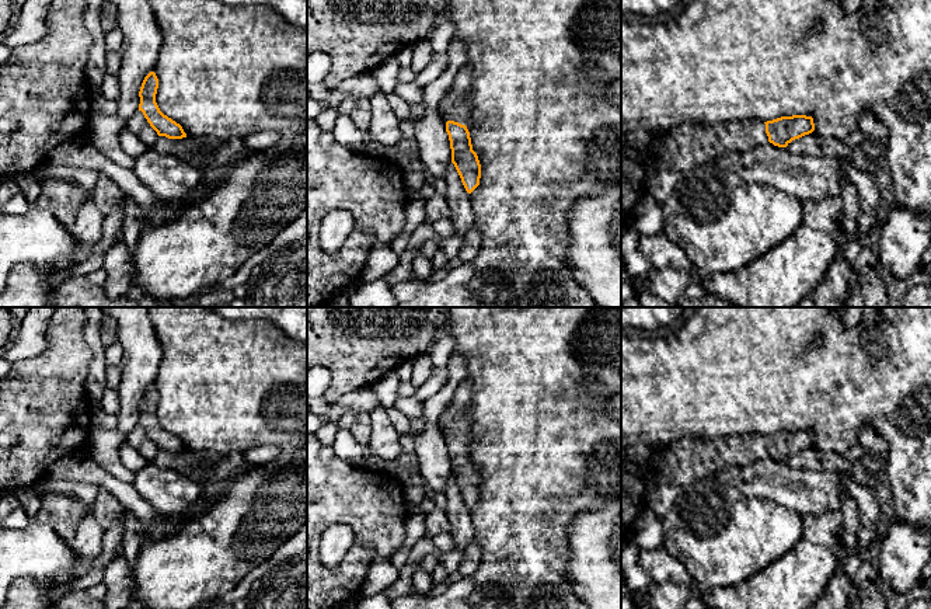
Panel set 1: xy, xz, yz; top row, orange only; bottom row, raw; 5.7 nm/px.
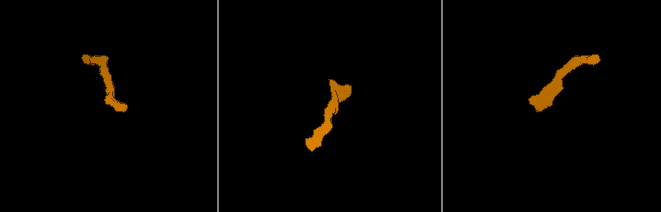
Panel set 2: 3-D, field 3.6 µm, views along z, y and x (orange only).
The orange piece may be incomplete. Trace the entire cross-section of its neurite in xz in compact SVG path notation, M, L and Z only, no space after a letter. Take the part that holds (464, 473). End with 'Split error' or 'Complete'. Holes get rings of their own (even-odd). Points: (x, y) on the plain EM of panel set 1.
M463 382L454 392L450 408L440 420L450 455L451 477L468 508L480 500L481 493L481 478L477 467L473 464L470 446L467 443L470 438L470 418L466 415L464 410L471 399L471 384Z. Split error

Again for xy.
M150 386L144 392L139 406L139 425L143 427L144 432L158 450L165 450L168 453L186 452L186 448L184 446L182 441L160 425L156 417L157 403L158 393L154 386Z. Complete

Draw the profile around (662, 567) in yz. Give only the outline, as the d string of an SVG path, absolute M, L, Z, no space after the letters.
M665 547L652 550L641 549L638 563L651 575L655 584L693 584L693 578L684 564L667 553Z

